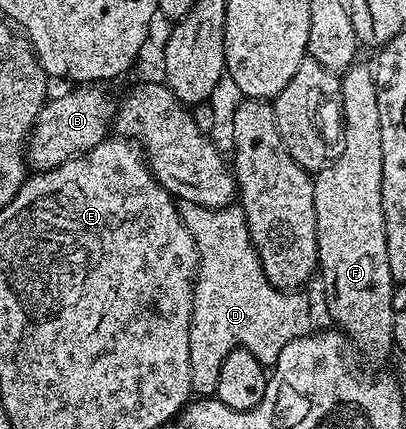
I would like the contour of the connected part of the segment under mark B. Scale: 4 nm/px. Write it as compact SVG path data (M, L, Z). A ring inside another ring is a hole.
M79 84L72 87L71 92L48 99L25 147L25 157L32 171L39 173L59 167L76 155L92 150L108 137L117 106L103 89L97 84Z

